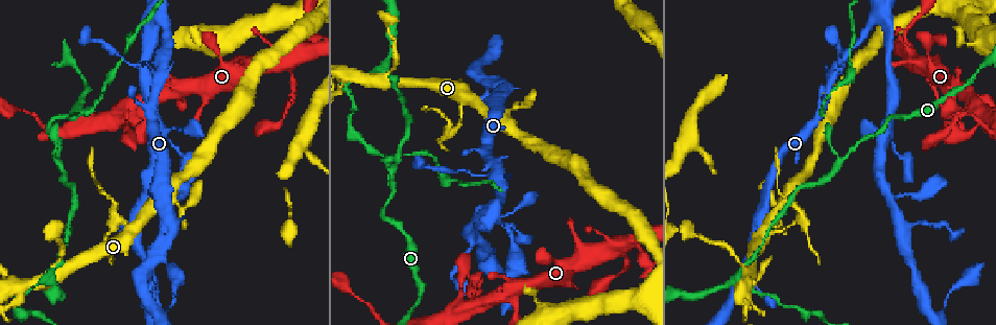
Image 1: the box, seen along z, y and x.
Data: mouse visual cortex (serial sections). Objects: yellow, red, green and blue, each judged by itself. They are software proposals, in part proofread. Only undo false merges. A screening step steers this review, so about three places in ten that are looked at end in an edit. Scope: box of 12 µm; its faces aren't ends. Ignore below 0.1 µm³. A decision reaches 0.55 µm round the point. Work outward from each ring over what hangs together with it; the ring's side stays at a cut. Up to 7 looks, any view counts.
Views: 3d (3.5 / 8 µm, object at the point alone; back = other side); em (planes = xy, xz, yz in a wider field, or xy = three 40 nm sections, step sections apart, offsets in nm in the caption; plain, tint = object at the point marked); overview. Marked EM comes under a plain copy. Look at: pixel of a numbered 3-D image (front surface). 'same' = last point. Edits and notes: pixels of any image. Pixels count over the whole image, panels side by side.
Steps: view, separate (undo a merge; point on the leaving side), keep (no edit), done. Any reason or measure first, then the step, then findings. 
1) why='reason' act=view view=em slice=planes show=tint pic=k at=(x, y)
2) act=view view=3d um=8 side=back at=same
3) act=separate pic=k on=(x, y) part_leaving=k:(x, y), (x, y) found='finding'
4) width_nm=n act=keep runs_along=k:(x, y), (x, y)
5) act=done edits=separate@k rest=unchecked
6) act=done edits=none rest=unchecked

why='arms part here' act=view view=3d um=3.5 pic=1 at=(57, 162)

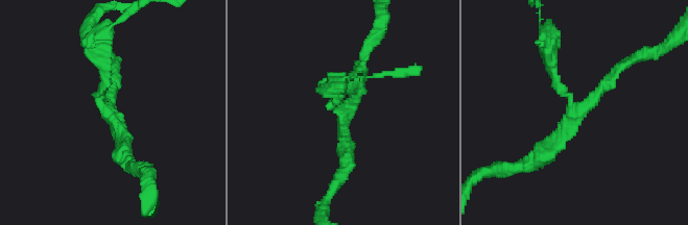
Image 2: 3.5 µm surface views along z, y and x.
arms=3 arm_widths_nm=150,150,200 why='need the tissue' act=view view=em slice=xy step=2 show=tint pic=2 at=(343, 115)

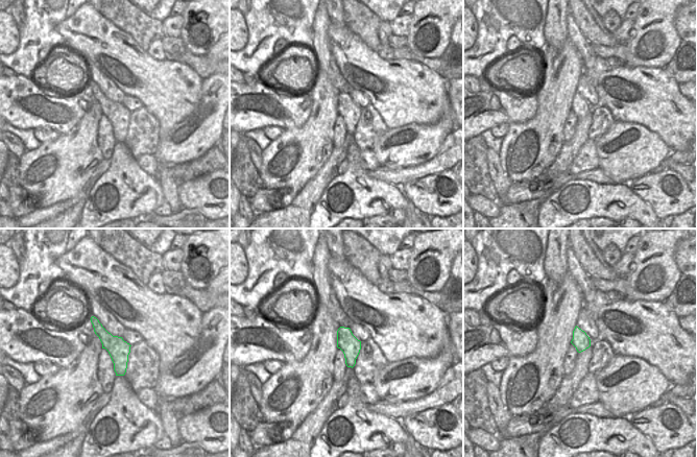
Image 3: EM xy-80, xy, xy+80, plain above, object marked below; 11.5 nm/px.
act=keep runs_along=3:(93, 319), (119, 351), (121, 373) found='all the same cell'

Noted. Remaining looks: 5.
why='three-way junction' act=view view=3d um=3.5 pic=1 at=(740, 271)

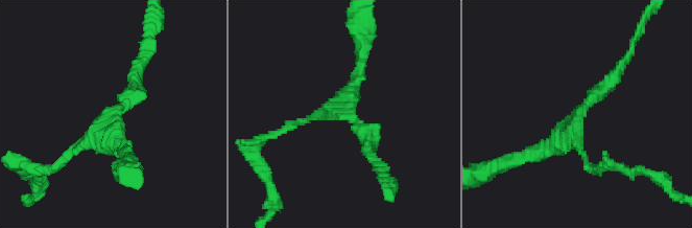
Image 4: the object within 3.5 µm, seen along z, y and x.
arms=3 arm_widths_nm=150,200,200 why='now the EM' act=view view=em slice=xy step=2 show=tint pic=4 at=(575, 114)

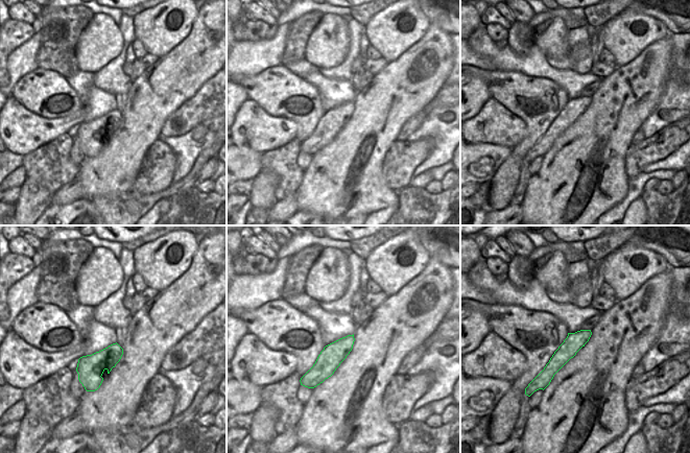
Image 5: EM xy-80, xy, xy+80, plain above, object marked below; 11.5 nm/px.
width_nm=260 act=keep runs_along=4:(619, 69), (550, 146), (526, 156) found='continuous, no second cell'

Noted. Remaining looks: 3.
why='three arms meet' act=view view=3d um=3.5 pic=1 at=(777, 232)

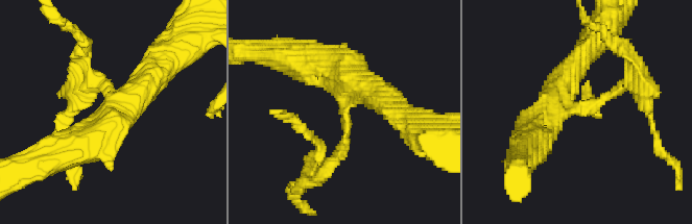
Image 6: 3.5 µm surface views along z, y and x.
arms=3 arm_widths_nm=150,450,500 why='need the tissue' act=view view=em slice=planes show=tint pic=6 at=(580, 108)

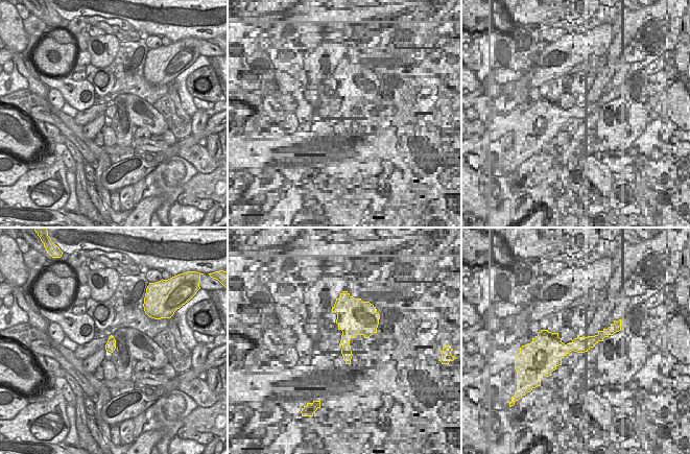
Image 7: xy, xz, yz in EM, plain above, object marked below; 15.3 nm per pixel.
why='another direction' act=view view=em slice=xy step=2 show=tint at=same

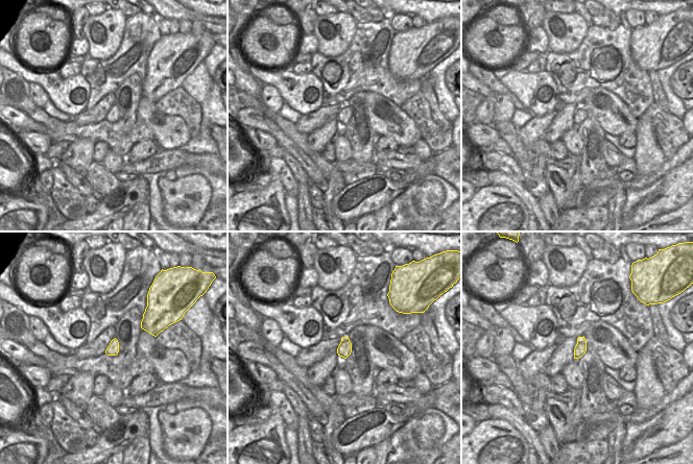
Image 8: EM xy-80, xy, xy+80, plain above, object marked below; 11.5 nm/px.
act=keep found='all the same cell'

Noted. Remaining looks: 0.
act=done edits=none rest=unchecked

